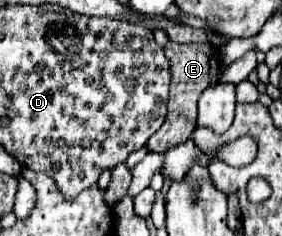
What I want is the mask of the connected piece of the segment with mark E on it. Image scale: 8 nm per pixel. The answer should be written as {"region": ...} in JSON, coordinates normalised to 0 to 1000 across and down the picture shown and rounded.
{"region":[[[745,178],[723,186],[589,186],[582,229],[603,254],[603,415],[596,415],[596,483],[574,542],[532,576],[518,602],[525,644],[589,644],[610,619],[660,602],[695,551],[695,432],[709,398],[773,347],[780,305],[780,220]]]}

